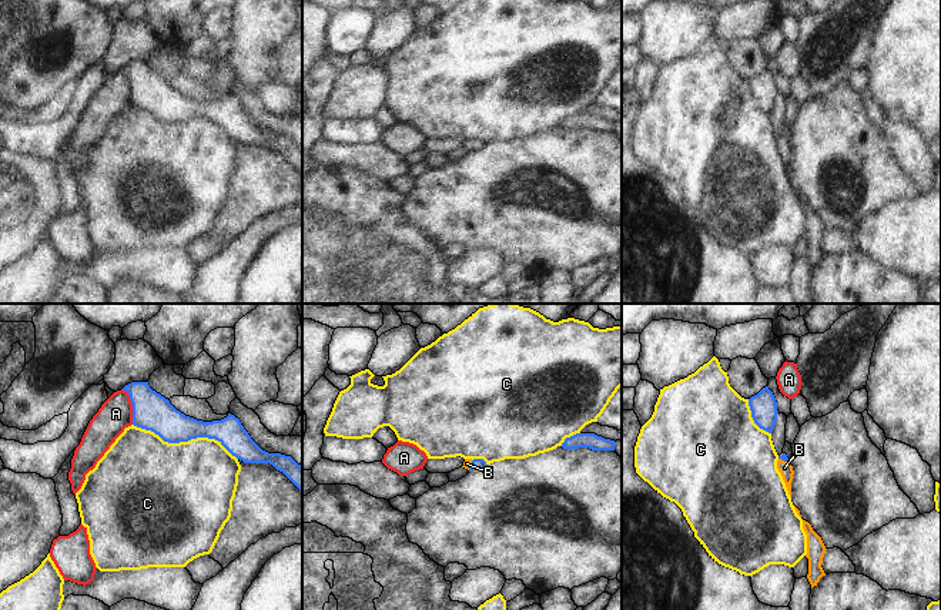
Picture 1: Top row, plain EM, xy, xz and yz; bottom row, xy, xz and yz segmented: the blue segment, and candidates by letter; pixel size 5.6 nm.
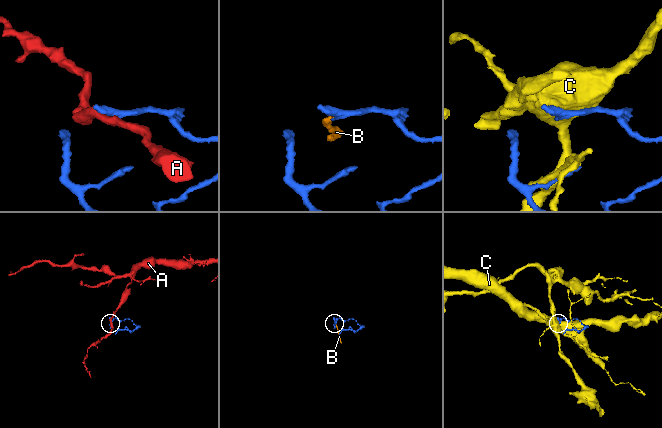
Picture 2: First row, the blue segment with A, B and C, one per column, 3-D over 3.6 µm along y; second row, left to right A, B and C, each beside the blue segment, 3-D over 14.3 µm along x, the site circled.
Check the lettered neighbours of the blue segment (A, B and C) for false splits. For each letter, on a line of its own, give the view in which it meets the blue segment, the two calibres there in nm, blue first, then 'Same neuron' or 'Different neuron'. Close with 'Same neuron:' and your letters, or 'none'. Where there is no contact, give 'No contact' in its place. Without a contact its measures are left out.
A: Touches blue in xy. Thickness 220 nm (blue) against 190 nm. Different neuron
B: Touches blue in yz. Thickness 40 nm (blue) against 80 nm. Same neuron
C: Touches blue in xy. Thickness 220 nm (blue) against 500 nm. Different neuron
Same neuron: B.

